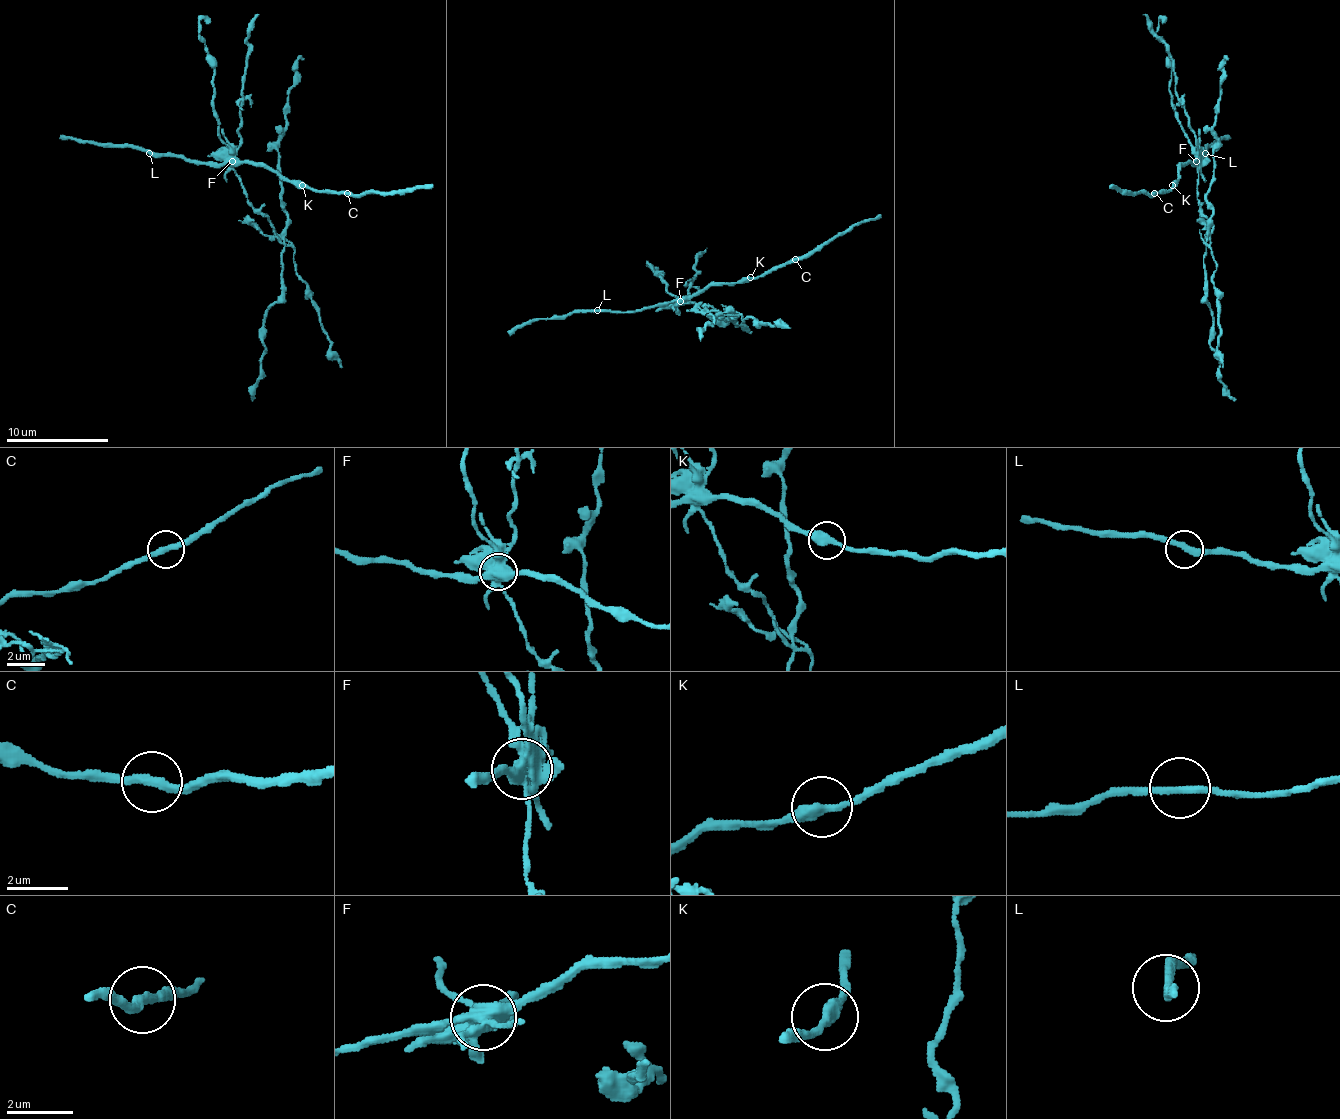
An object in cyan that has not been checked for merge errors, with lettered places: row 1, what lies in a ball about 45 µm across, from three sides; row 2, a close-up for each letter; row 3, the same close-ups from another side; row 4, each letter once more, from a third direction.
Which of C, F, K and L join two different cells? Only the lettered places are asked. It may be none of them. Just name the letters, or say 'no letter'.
C, F

